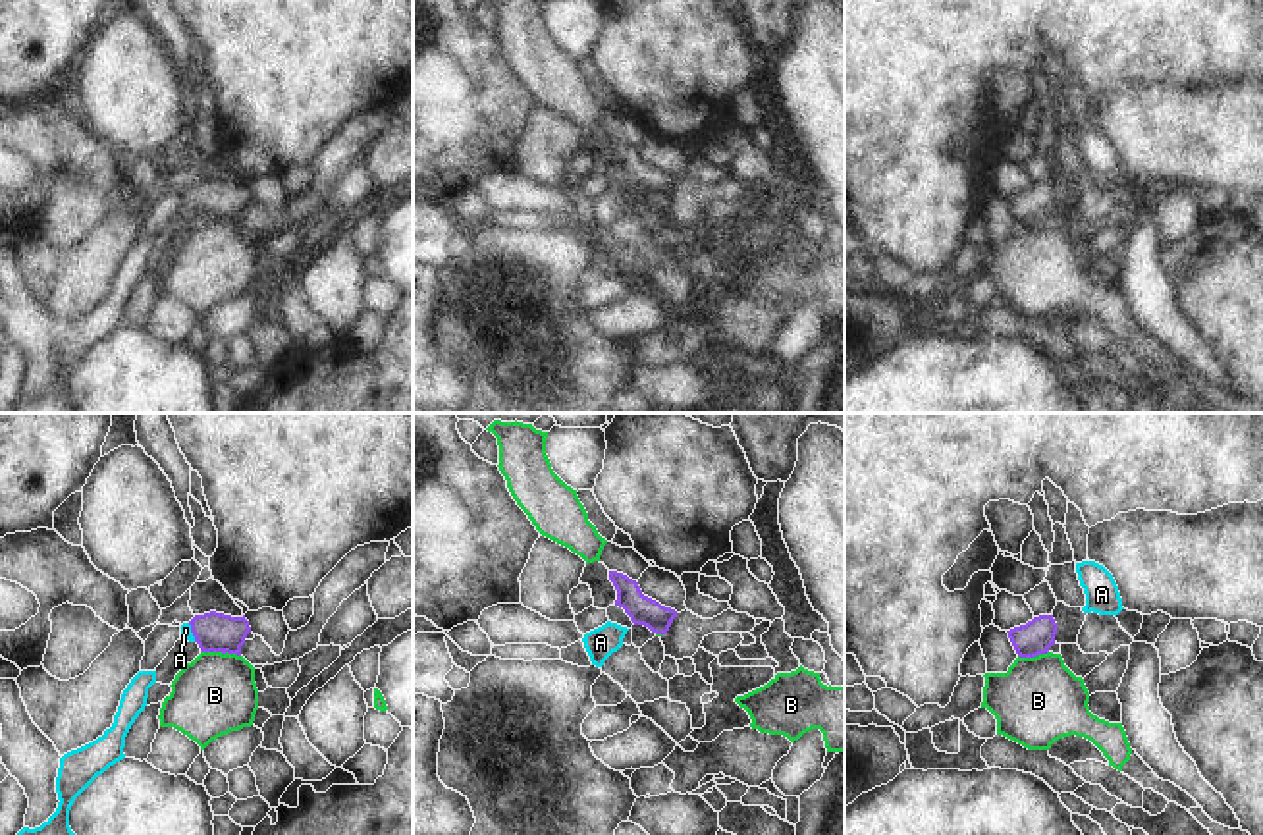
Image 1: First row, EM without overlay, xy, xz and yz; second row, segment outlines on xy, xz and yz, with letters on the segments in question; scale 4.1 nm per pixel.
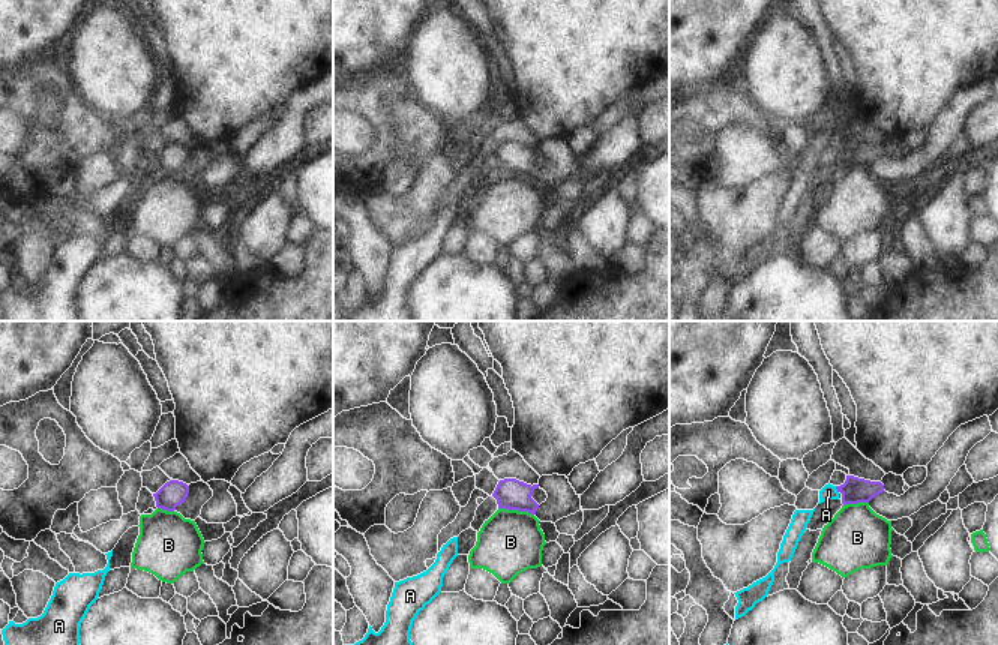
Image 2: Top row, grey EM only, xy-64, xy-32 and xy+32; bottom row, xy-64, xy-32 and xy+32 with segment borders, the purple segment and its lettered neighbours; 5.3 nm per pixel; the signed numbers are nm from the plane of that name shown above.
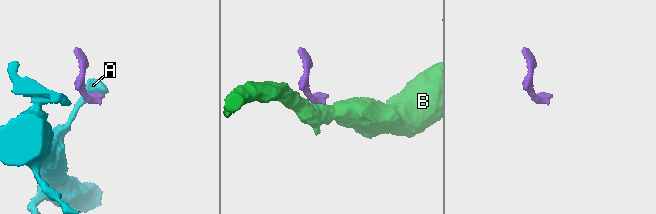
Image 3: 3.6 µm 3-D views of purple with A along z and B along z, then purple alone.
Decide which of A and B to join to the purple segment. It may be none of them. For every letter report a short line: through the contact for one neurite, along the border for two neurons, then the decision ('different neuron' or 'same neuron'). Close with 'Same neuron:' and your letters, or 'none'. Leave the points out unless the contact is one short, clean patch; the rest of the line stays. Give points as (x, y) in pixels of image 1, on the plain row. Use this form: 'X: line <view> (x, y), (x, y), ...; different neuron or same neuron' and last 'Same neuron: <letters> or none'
A: line xy (213, 199), (191, 199), (186, 197); same neuron
B: line xy (201, 218), (236, 220), (240, 224); different neuron
Same neuron: A

